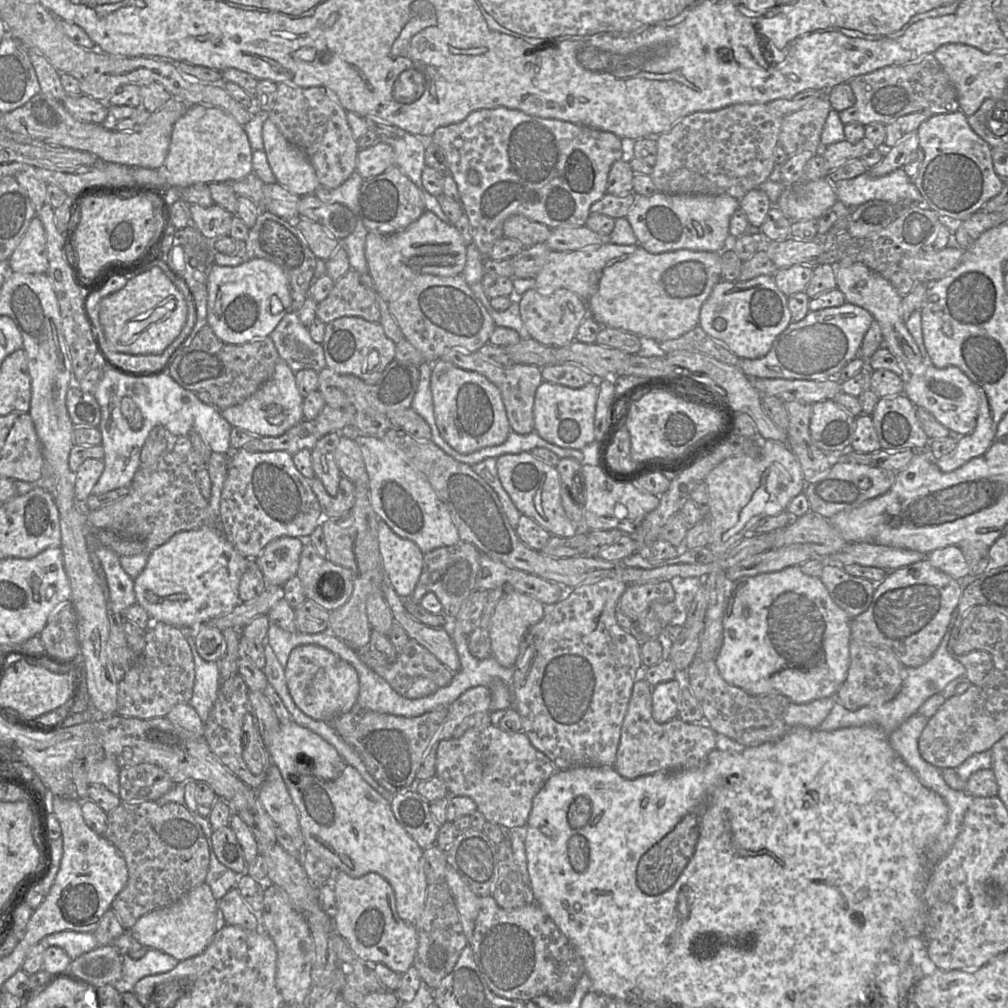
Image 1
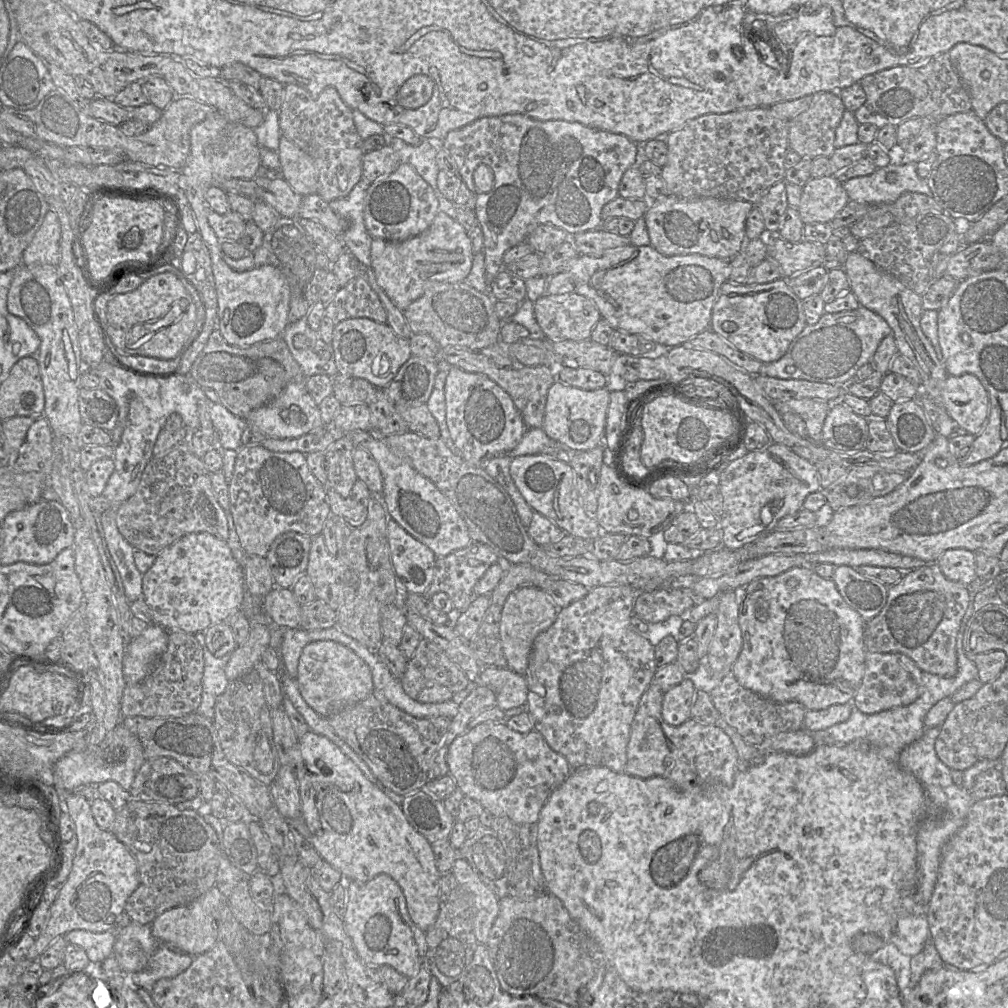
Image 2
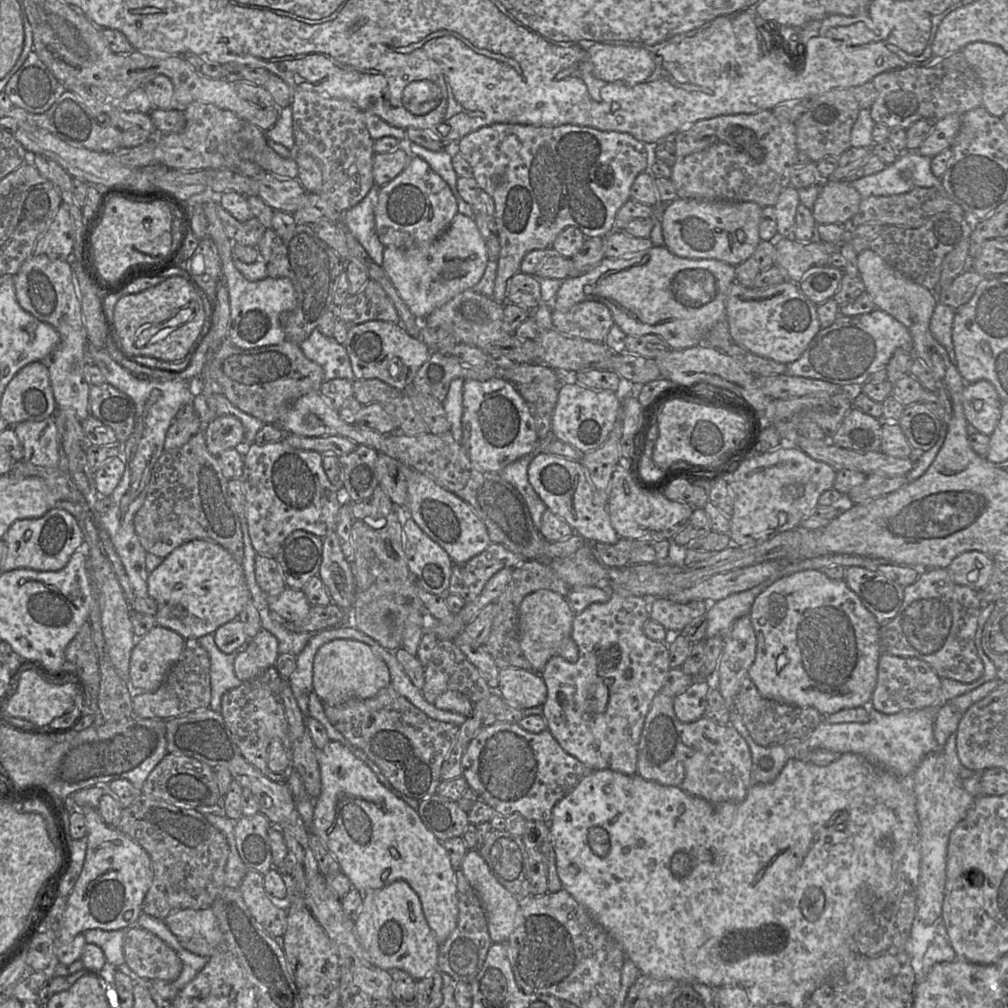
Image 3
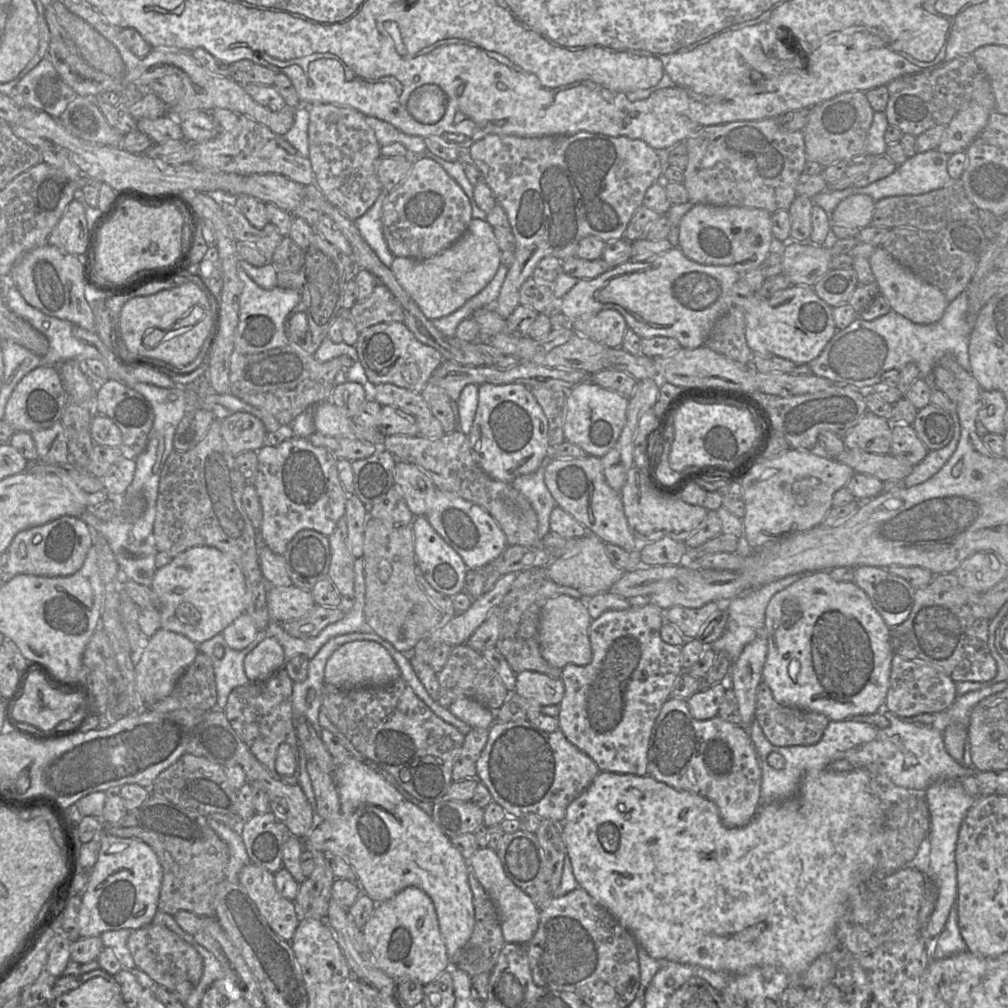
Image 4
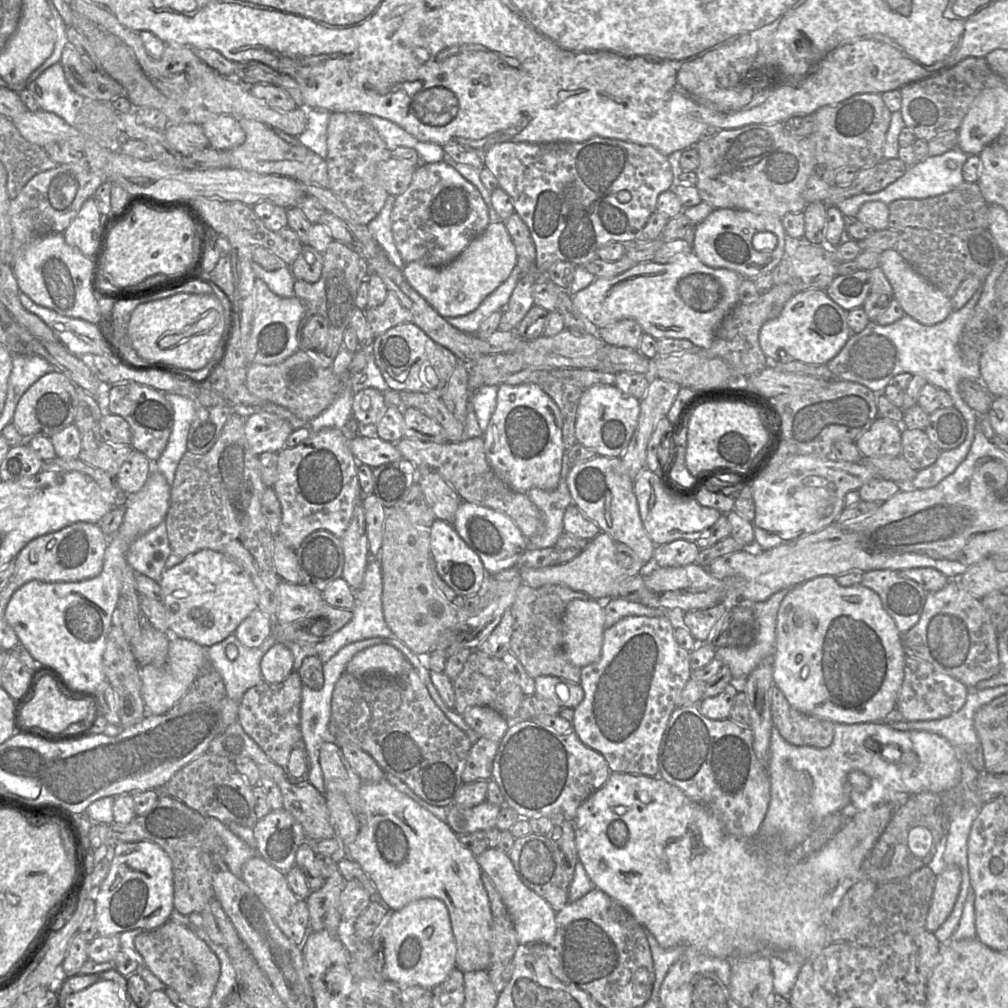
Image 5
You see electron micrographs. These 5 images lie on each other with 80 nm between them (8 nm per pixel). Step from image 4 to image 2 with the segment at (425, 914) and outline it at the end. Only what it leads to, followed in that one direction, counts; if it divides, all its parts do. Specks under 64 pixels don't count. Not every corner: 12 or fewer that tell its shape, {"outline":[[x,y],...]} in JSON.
{"outline":[[387,875],[345,880],[342,919],[360,957],[407,978],[426,935]]}

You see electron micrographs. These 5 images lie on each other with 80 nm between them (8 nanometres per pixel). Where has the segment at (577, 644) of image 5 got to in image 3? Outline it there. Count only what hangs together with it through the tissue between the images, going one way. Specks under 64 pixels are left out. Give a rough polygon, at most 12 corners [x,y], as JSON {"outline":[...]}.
{"outline":[[538,590],[518,610],[521,650],[540,673],[578,660],[566,598]]}

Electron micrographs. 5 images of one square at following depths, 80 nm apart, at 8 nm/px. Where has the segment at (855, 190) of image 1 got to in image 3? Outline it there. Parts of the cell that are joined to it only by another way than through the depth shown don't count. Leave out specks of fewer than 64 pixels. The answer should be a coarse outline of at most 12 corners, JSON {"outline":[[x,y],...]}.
{"outline":[[907,151],[850,185],[862,198],[941,189],[931,158]]}

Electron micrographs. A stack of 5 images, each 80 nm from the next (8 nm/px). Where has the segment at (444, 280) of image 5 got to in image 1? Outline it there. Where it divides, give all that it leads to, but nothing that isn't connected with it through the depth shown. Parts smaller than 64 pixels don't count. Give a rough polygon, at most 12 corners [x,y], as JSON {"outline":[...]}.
{"outline":[[426,210],[369,231],[368,273],[384,301],[419,275],[461,275],[467,243]]}

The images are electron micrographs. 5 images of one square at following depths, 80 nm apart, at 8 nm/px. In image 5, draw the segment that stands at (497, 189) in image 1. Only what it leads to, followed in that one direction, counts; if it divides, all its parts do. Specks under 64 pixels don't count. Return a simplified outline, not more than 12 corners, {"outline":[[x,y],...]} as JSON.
{"outline":[[502,142],[484,167],[536,250],[498,328],[538,274],[637,240],[674,186],[651,145]]}

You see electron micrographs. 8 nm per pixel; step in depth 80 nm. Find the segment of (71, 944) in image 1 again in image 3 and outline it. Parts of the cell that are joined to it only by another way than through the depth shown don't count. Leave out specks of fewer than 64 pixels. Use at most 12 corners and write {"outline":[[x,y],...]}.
{"outline":[[92,929],[82,935],[100,947],[109,968],[125,965],[128,929]]}

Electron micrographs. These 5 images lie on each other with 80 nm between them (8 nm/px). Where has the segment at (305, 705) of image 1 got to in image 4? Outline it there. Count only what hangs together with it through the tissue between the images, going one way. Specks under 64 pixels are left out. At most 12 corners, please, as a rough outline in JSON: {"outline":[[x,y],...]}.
{"outline":[[371,641],[341,645],[324,669],[339,690],[400,678],[389,652]]}

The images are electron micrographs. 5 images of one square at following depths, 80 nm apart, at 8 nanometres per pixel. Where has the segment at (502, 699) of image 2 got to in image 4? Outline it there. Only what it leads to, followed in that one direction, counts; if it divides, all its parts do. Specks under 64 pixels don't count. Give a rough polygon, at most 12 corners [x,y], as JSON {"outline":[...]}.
{"outline":[[534,671],[516,673],[513,693],[542,706],[559,705],[560,678]]}

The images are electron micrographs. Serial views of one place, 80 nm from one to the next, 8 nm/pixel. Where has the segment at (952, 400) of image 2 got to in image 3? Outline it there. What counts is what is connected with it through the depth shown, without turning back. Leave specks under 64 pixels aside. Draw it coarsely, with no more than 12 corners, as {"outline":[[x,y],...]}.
{"outline":[[990,382],[967,383],[963,408],[970,425],[992,434],[1001,401]]}

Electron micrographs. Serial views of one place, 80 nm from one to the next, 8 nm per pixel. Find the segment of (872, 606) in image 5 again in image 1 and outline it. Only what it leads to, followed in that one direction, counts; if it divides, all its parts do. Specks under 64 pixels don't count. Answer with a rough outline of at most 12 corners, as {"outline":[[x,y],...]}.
{"outline":[[799,566],[729,581],[722,678],[835,698],[851,618]]}

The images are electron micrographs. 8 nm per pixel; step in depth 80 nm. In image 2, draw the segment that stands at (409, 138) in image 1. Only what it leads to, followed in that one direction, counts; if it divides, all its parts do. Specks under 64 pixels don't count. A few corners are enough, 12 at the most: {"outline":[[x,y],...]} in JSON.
{"outline":[[393,140],[389,146],[434,189],[439,145]]}

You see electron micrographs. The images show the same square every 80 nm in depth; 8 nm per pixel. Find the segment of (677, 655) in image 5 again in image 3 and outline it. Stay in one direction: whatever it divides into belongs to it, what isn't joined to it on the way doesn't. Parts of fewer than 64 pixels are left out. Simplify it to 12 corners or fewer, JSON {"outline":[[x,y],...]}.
{"outline":[[649,598],[575,615],[539,673],[547,730],[590,771],[637,774],[671,669]]}

